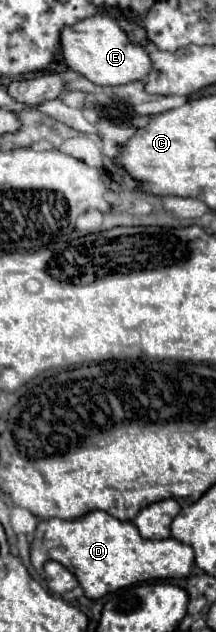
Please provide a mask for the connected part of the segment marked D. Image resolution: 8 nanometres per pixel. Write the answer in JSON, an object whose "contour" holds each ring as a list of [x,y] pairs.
{"contour":[[[90,511],[74,521],[40,521],[30,545],[30,555],[36,569],[40,569],[46,561],[62,563],[70,573],[74,573],[88,599],[100,599],[106,593],[134,583],[188,577],[190,567],[194,565],[194,551],[188,545],[176,539],[142,539],[130,521],[118,521],[104,511]]]}

